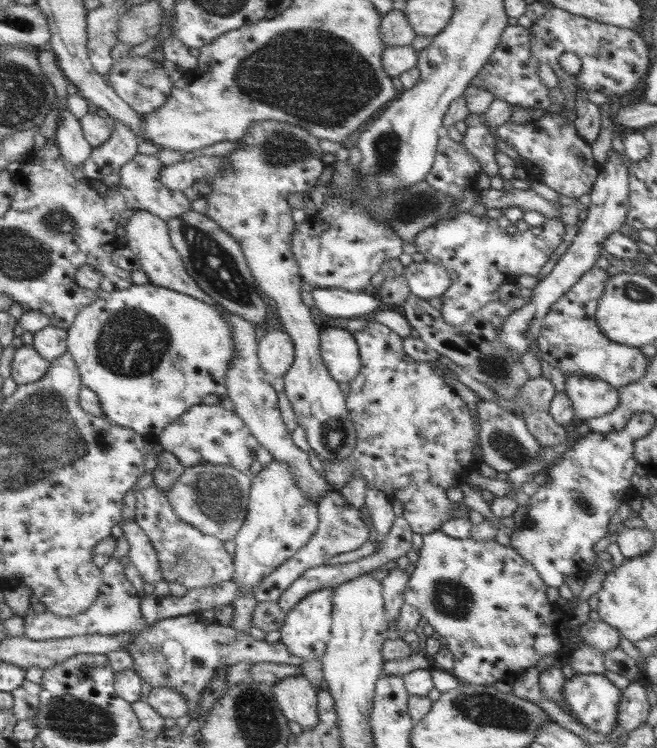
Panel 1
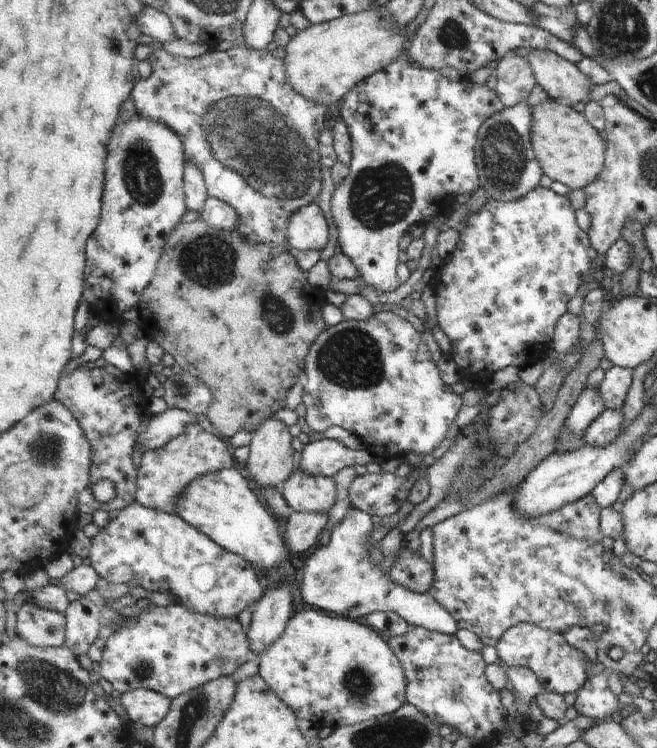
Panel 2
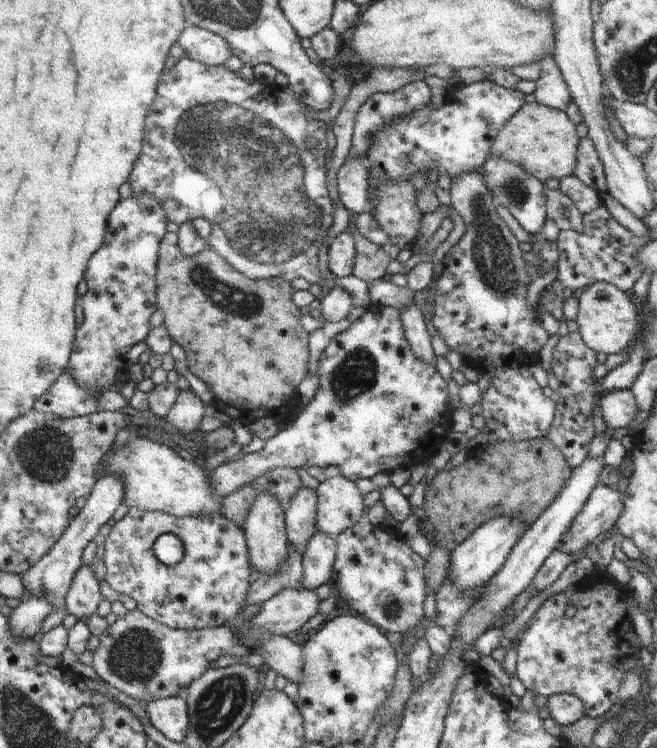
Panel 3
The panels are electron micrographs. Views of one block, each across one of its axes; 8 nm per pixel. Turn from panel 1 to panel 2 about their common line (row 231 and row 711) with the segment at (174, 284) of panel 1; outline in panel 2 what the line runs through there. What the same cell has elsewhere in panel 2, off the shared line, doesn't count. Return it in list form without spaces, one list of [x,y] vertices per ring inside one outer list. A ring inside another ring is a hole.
[[[133,690],[121,694],[121,706],[125,708],[129,722],[143,724],[147,728],[157,728],[171,712],[173,700],[157,690]]]

